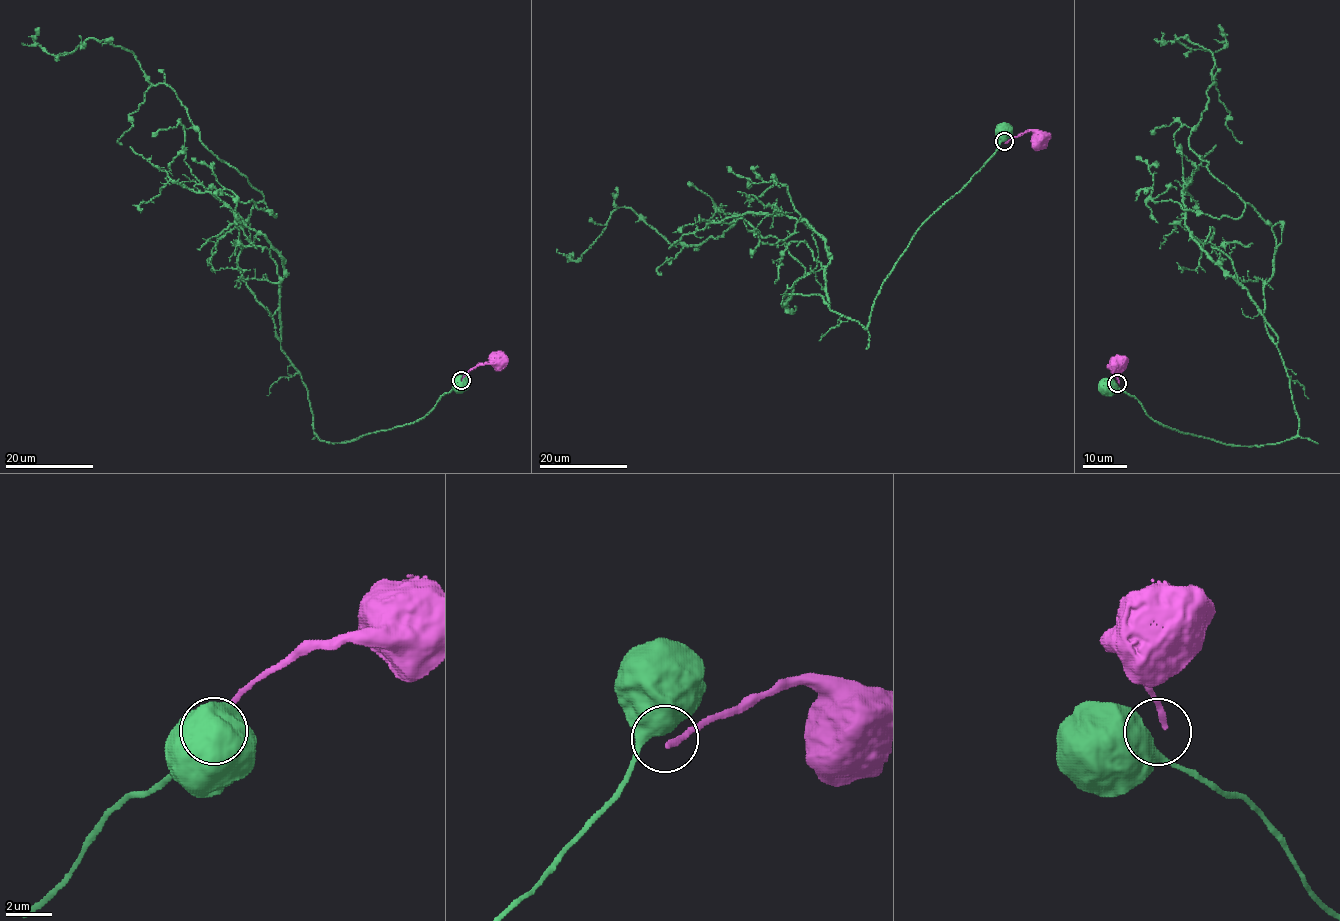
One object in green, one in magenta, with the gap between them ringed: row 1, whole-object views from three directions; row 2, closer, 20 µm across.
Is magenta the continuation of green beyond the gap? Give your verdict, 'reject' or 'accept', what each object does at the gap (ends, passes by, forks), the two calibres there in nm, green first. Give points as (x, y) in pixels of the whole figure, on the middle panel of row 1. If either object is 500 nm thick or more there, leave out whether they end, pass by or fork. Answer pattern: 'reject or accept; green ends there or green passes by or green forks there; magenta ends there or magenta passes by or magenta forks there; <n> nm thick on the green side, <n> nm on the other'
reject; 900 nm thick on the green side, 220 nm on the other

